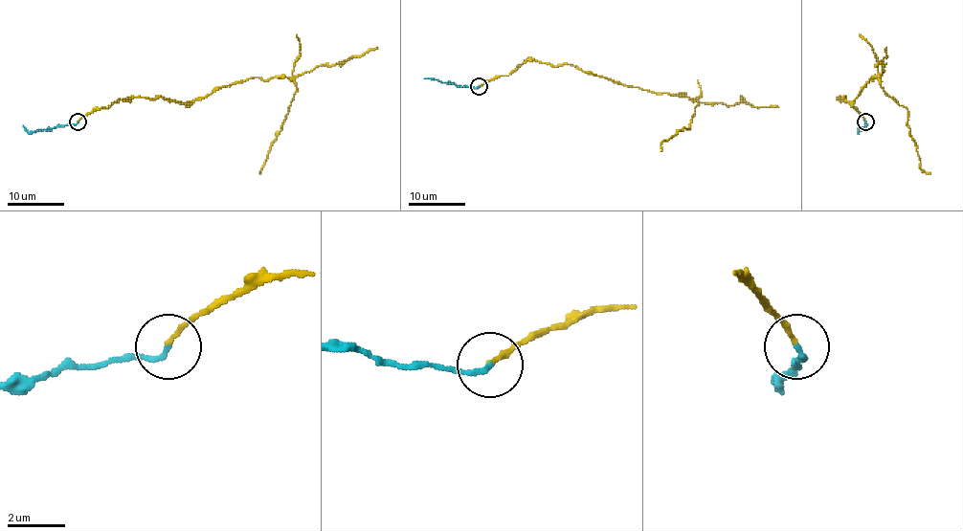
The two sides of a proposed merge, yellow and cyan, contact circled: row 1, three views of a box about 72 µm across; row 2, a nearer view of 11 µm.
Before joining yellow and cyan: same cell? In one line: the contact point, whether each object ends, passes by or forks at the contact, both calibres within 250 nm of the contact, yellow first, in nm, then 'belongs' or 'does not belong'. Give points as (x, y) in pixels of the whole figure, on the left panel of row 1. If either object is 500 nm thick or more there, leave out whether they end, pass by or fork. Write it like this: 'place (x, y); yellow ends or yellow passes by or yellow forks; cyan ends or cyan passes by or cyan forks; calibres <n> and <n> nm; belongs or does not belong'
place (78, 121); yellow ends; cyan ends; calibres 160 and 190 nm; does not belong

